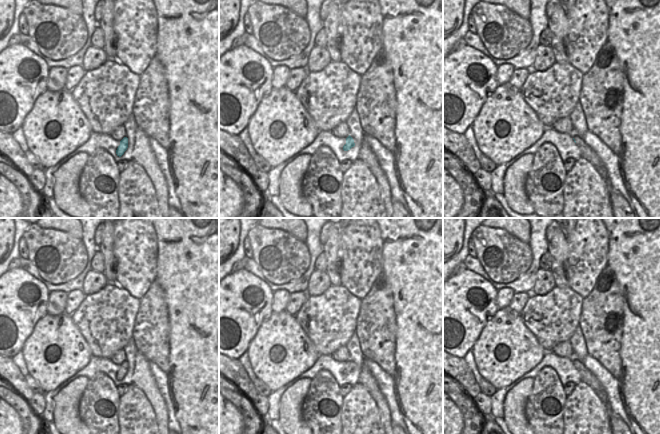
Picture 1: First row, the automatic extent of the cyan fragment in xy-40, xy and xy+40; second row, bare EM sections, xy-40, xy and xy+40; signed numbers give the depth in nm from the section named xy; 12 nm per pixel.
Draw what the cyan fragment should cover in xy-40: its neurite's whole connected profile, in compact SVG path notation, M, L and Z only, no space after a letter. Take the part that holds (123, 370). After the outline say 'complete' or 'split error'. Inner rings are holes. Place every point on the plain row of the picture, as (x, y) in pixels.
M124 361L120 365L120 369L118 370L118 372L116 374L117 380L121 381L124 378L124 376L127 374L127 372L128 372L128 362Z; complete

